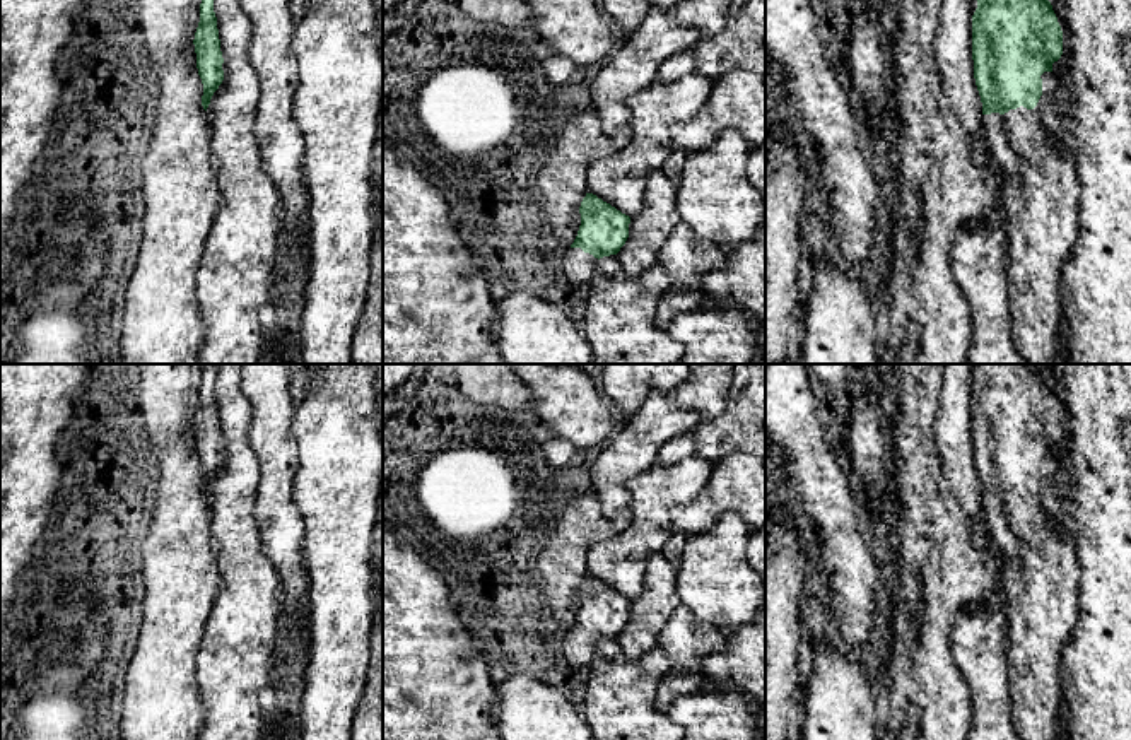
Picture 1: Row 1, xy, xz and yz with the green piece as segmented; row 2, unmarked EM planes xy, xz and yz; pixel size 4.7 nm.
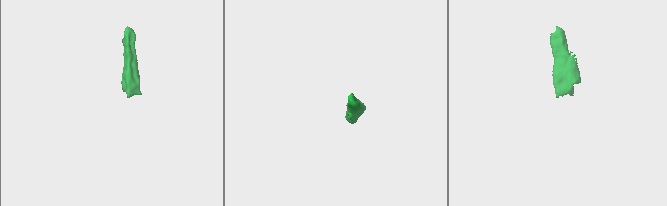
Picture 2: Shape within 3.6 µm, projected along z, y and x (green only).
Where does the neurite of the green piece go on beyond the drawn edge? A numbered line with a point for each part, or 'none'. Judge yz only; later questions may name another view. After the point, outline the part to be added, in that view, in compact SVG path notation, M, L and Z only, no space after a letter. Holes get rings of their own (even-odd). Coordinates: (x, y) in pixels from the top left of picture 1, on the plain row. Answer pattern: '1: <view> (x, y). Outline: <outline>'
1: yz (1041, 576). Outline: M1044 455L1042 479L1034 492L982 499L991 542L1008 559L1001 569L1008 615L1008 684L1011 719L1022 740L1058 740L1063 699L1063 649L1078 615L1078 561L1068 526L1051 520L1042 506L1044 484L1058 472L1054 455Z

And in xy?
none

